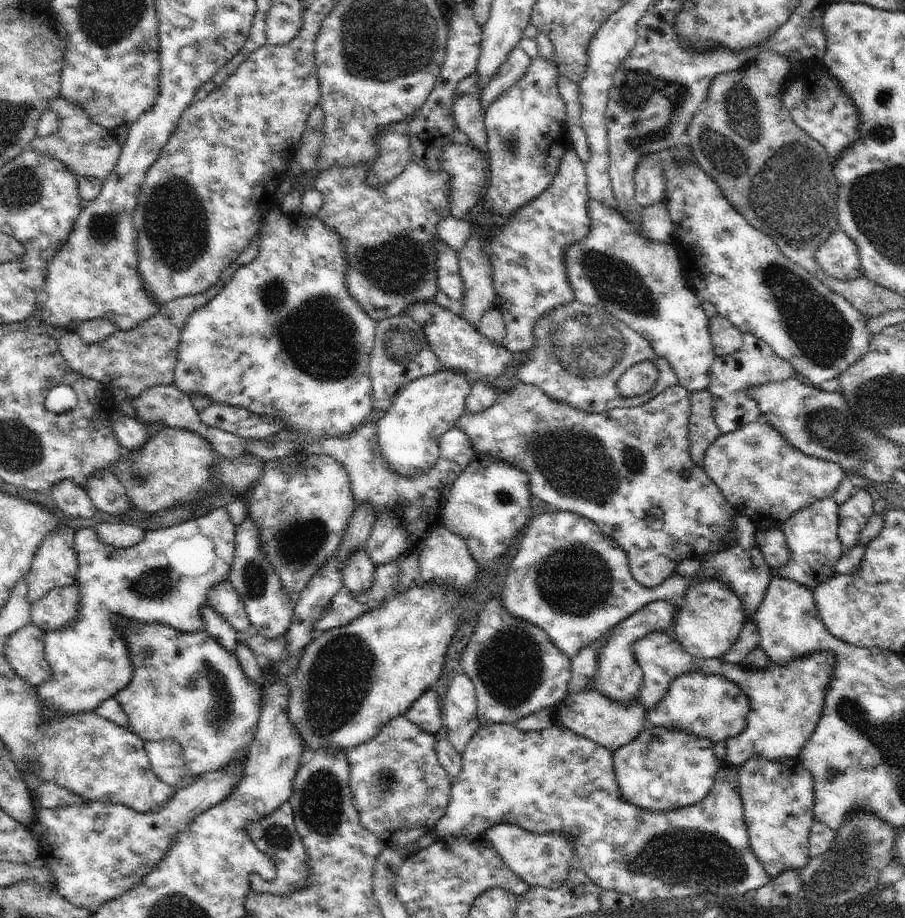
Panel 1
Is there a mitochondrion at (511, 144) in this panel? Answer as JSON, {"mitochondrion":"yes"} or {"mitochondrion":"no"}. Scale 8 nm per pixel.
{"mitochondrion":"yes"}

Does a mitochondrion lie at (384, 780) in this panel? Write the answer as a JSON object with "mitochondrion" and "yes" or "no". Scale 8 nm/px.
{"mitochondrion":"yes"}

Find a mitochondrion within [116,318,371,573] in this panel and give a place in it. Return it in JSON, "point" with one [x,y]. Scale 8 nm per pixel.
{"point":[137,476]}

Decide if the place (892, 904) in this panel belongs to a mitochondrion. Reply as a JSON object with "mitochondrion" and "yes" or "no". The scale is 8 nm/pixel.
{"mitochondrion":"no"}

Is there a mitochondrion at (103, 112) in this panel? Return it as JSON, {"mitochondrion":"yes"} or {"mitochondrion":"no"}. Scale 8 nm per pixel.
{"mitochondrion":"no"}

